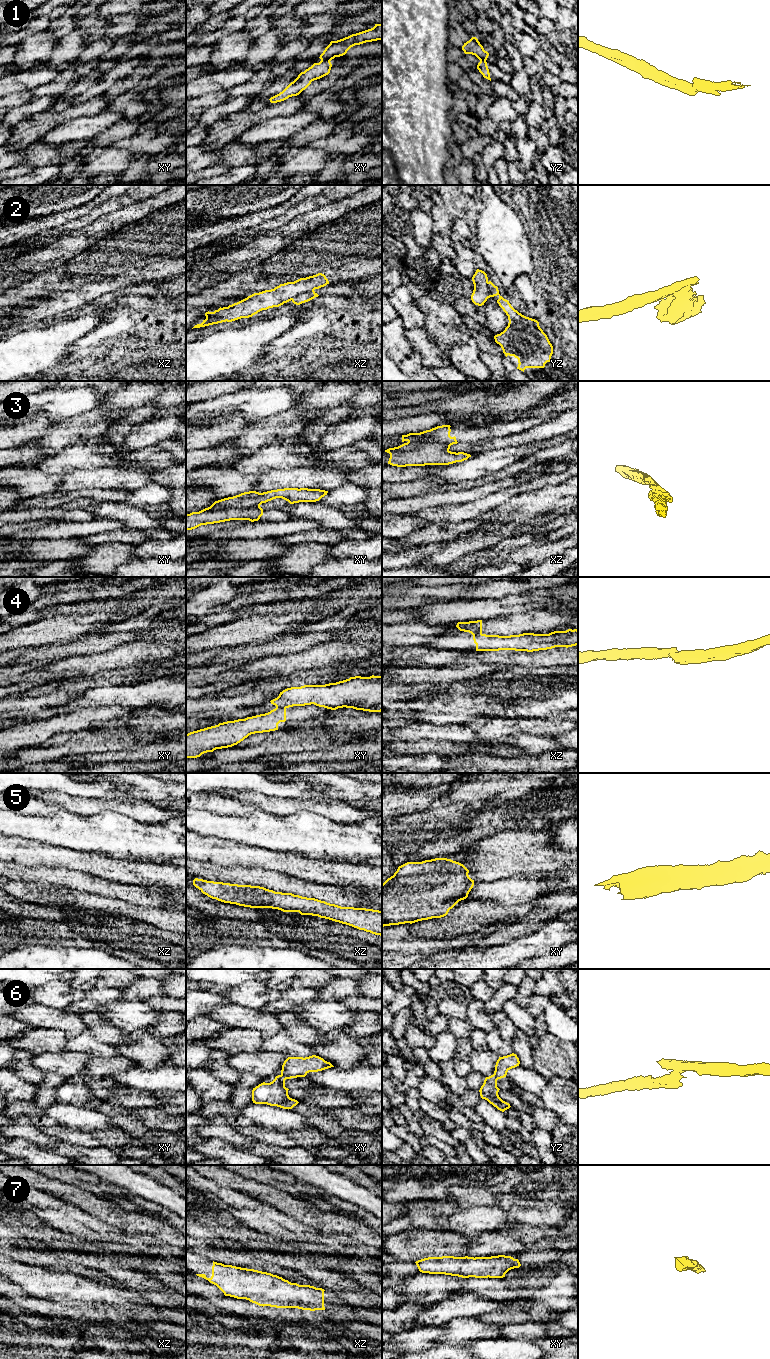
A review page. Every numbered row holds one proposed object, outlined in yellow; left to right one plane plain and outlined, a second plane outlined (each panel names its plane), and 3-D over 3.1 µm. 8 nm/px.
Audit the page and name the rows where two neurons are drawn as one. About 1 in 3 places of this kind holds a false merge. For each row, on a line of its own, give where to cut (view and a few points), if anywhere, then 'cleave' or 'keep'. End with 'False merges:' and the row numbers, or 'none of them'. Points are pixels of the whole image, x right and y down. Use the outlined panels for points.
1: cut in xy along (321, 60), (329, 61); cleave
2: cut in xz along (313, 290), (301, 293), (291, 299); cleave
3: cut in xy along (259, 505), (243, 508), (208, 508); cleave
4: cut in xy along (276, 706), (285, 708); cleave
5: no cut; keep
6: cut in xy along (281, 1074), (287, 1078); cleave
7: no cut; keep
False merges: 1, 2, 3, 4, 6

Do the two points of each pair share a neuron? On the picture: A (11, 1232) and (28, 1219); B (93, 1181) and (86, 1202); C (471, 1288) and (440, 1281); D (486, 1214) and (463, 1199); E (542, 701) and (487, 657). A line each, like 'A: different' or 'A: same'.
A: different
B: different
C: different
D: different
E: different

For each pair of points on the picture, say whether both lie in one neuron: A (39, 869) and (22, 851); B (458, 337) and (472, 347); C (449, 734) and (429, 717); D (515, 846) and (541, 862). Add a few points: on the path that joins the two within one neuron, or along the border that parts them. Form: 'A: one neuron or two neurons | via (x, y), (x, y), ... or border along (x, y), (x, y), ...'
A: two neurons | border along (12, 861), (24, 865), (46, 864), (58, 867)
B: two neurons | border along (471, 338), (462, 344), (454, 346)
C: two neurons | border along (415, 722), (427, 722), (438, 725)
D: one neuron | via (521, 851), (531, 852), (535, 856)

